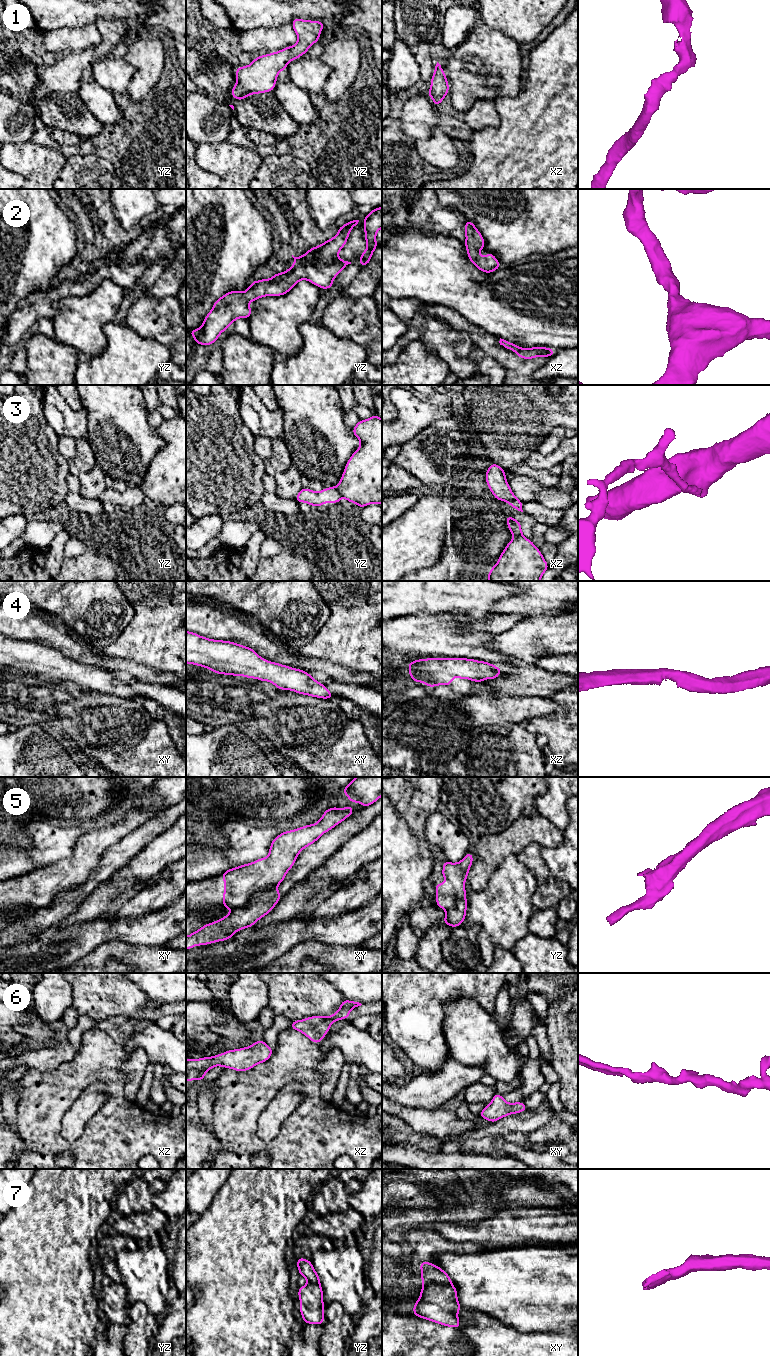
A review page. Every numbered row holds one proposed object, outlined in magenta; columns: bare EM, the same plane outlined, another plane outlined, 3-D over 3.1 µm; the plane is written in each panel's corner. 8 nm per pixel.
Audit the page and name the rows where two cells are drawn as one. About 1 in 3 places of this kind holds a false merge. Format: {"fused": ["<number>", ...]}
{"fused": ["3", "5", "7"]}

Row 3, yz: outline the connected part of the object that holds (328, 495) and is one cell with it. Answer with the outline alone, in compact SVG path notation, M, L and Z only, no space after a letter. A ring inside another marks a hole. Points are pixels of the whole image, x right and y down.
M336 487L325 488L320 492L302 488L295 497L299 502L308 503L310 506L321 507L323 503L340 503L341 495Z

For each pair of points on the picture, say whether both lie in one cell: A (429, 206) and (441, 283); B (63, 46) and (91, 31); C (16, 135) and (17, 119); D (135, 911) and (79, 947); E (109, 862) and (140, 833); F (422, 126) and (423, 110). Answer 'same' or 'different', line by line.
A: different
B: same
C: same
D: different
E: same
F: same

